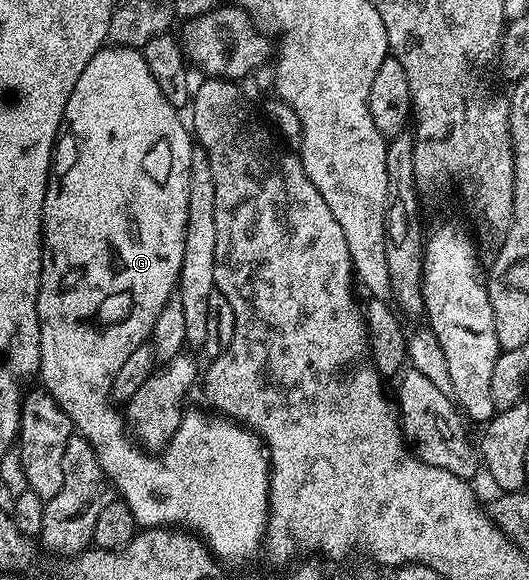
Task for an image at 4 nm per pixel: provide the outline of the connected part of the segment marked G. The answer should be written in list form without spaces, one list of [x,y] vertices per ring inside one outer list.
[[[106,45],[87,61],[87,69],[83,69],[79,81],[75,81],[75,89],[71,89],[71,97],[67,101],[67,109],[63,113],[61,128],[57,134],[57,144],[53,147],[53,164],[49,167],[49,184],[43,201],[41,214],[41,288],[37,294],[37,316],[41,322],[41,370],[44,390],[61,403],[63,413],[73,422],[76,434],[82,435],[95,449],[102,465],[109,463],[141,463],[141,471],[112,471],[107,475],[108,482],[117,486],[116,494],[127,504],[133,514],[134,524],[138,528],[176,527],[188,529],[207,541],[207,546],[222,564],[241,563],[253,554],[260,552],[263,540],[269,526],[269,463],[267,448],[261,438],[249,428],[240,423],[226,419],[224,415],[205,411],[186,410],[181,417],[179,429],[175,429],[173,438],[160,453],[150,453],[135,442],[132,434],[97,435],[97,419],[105,415],[105,410],[111,407],[113,382],[123,369],[123,361],[131,357],[133,350],[150,338],[151,328],[155,325],[155,317],[169,304],[171,296],[177,290],[177,278],[183,265],[183,241],[187,229],[187,193],[191,177],[191,153],[195,146],[191,138],[190,128],[180,119],[178,108],[163,97],[159,85],[155,85],[155,77],[151,77],[151,69],[147,69],[147,61],[140,50],[135,47],[118,47]]]

